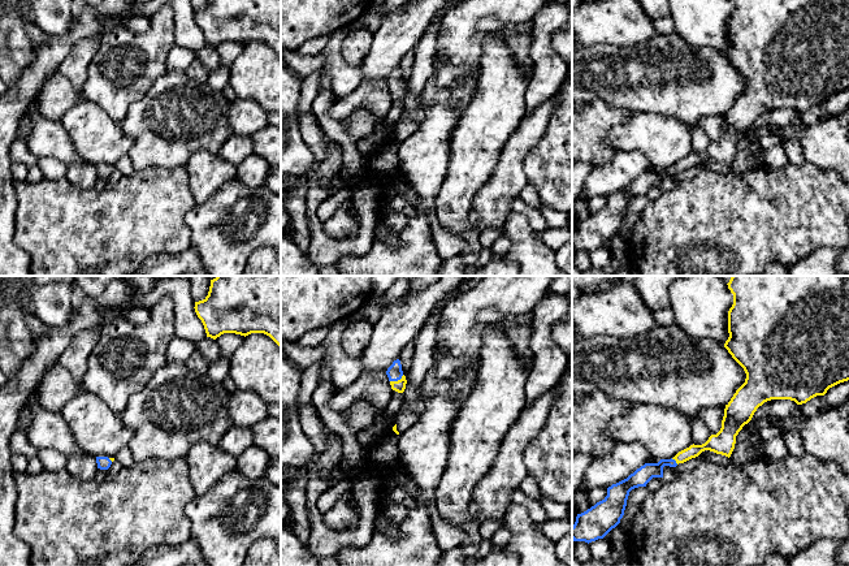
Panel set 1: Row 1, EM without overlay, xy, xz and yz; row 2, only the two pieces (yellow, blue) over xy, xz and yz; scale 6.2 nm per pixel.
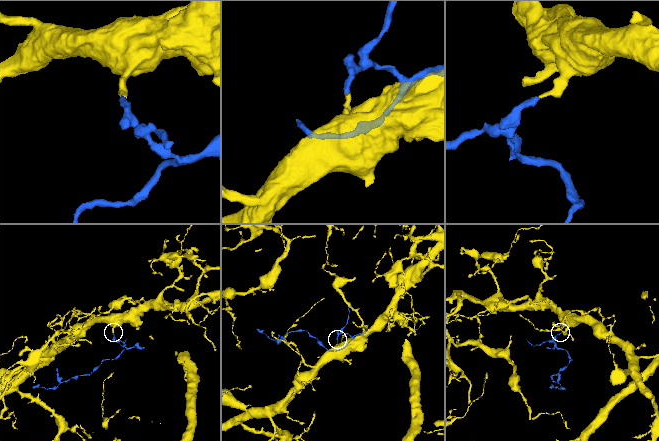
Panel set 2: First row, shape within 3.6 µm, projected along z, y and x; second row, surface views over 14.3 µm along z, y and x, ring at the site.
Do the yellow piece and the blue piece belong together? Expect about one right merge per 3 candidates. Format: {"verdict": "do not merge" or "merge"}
{"verdict": "merge"}

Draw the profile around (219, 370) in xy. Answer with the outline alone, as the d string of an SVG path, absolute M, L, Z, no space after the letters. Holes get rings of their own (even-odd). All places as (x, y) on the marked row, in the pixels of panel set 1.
M220 357L211 363L207 376L216 383L222 383L229 376L229 370L230 359Z

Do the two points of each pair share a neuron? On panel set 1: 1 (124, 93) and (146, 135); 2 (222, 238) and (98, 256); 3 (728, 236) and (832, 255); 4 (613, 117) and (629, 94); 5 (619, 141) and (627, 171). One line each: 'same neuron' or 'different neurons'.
1: different neurons
2: different neurons
3: different neurons
4: different neurons
5: different neurons

